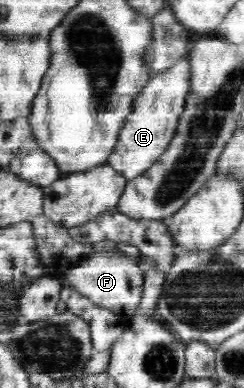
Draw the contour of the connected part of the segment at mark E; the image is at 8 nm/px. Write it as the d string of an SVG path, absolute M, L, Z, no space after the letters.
M186 52L166 71L152 76L148 85L136 97L132 113L119 131L118 143L106 163L128 182L140 177L172 145L177 125L191 93L192 73L188 55L190 52Z

